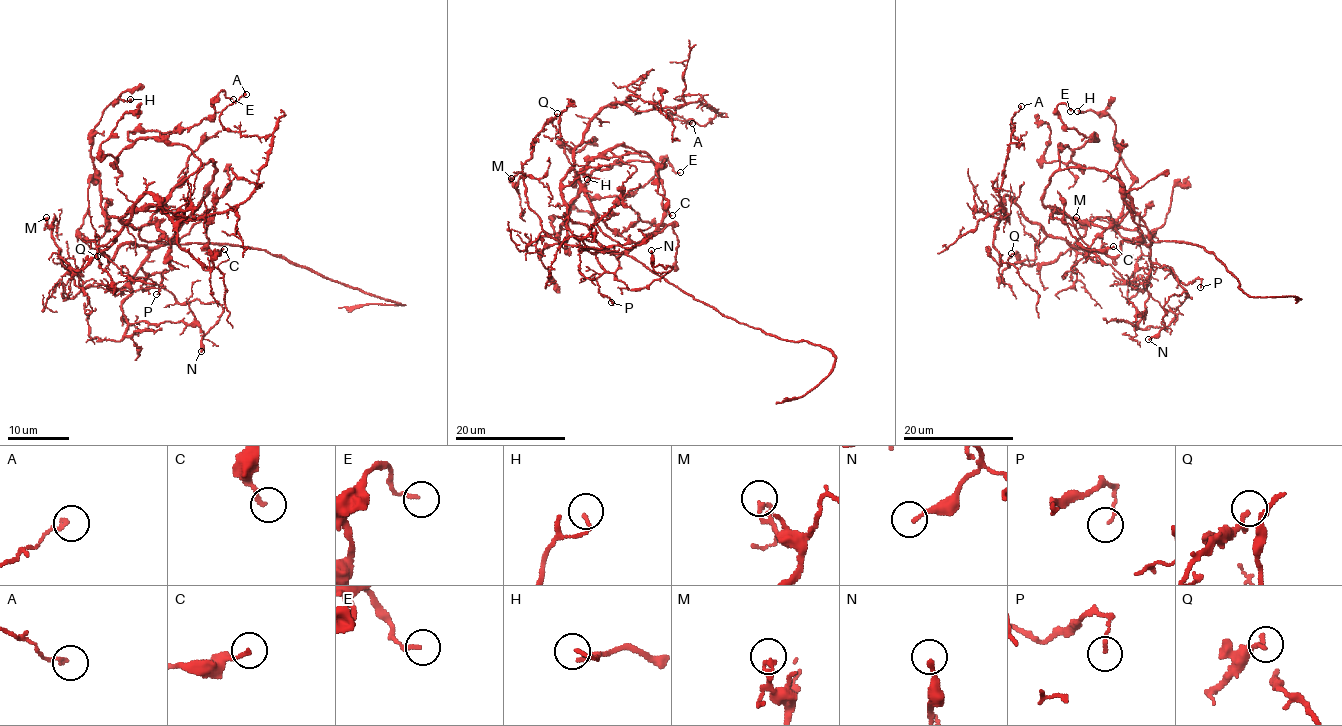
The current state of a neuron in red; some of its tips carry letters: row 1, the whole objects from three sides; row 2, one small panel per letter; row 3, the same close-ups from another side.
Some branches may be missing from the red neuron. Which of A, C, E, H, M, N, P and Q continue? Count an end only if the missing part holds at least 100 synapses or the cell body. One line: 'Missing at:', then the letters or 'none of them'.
Missing at: none of them

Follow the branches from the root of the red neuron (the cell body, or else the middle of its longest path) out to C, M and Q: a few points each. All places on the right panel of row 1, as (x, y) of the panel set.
C: (1122, 243), (1151, 241), (1124, 188), (1105, 171), (1058, 169), (1043, 195), (1051, 217), (1087, 249), (1113, 246)
M: (1122, 243), (1149, 249), (1142, 282), (1081, 254), (1076, 217)
Q: (1122, 243), (1149, 249), (1151, 270), (1142, 282), (1127, 282), (1109, 264), (1072, 249), (1032, 265), (1011, 253)

